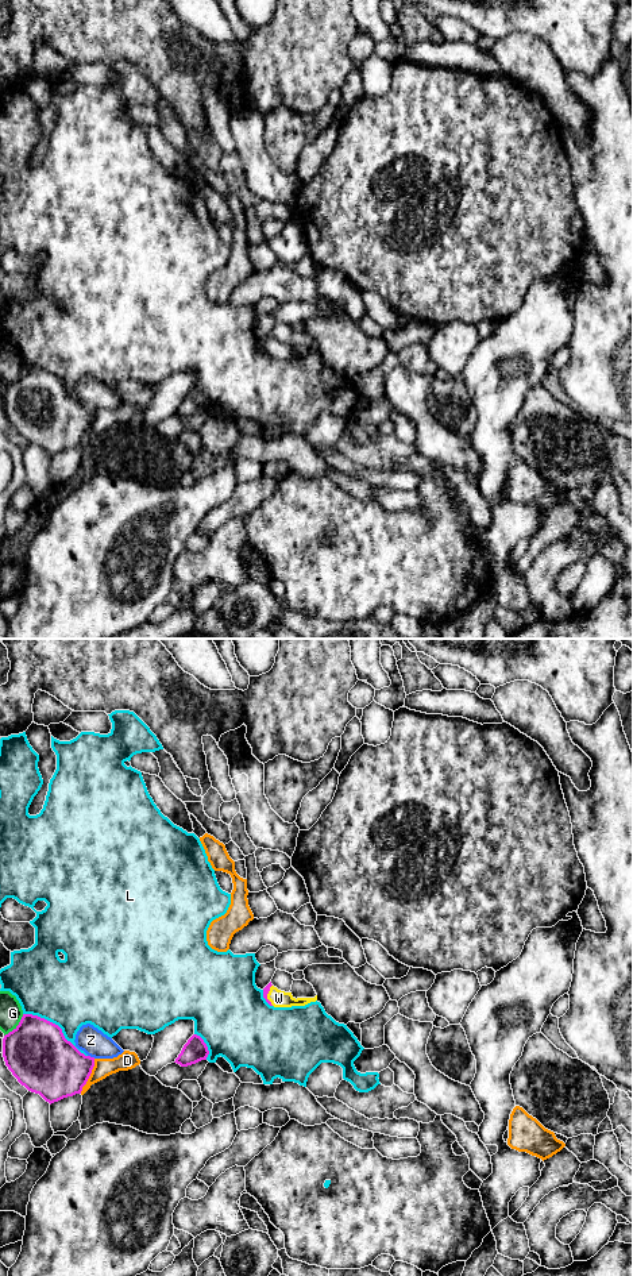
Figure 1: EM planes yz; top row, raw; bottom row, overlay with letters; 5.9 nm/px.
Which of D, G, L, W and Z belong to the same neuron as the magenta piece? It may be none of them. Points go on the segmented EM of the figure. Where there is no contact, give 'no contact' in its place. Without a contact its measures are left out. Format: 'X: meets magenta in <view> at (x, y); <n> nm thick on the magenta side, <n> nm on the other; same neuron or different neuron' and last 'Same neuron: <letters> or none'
D: meets magenta in yz at (89, 1075); 360 nm thick on the magenta side, 110 nm on the other; different neuron
G: meets magenta in yz at (16, 1026); 380 nm thick on the magenta side, 140 nm on the other; different neuron
L: meets magenta in yz at (57, 1025); 380 nm thick on the magenta side, 400 nm on the other; different neuron
W: meets magenta in yz at (266, 995); 40 nm thick on the magenta side, 100 nm on the other; same neuron
Z: meets magenta in yz at (92, 1057); 360 nm thick on the magenta side, 160 nm on the other; different neuron
Same neuron: W

